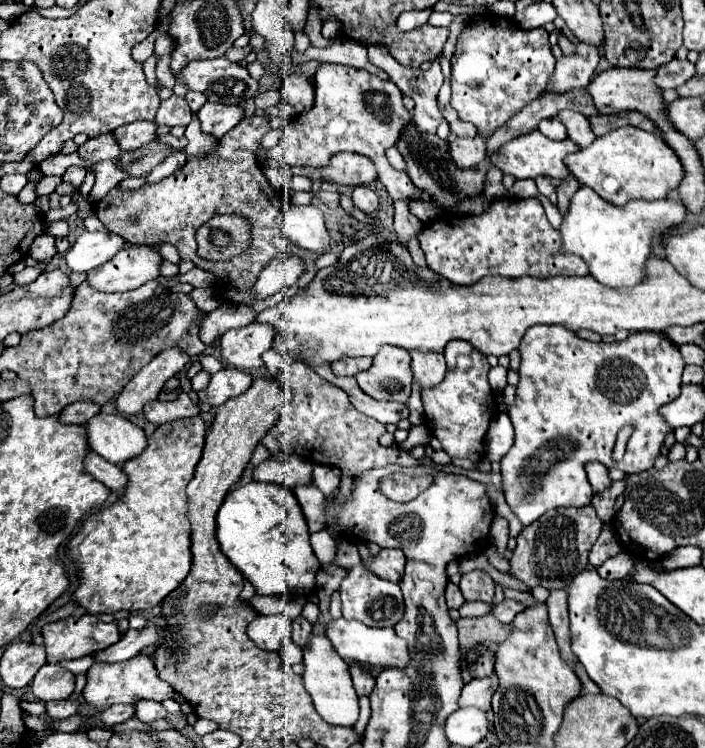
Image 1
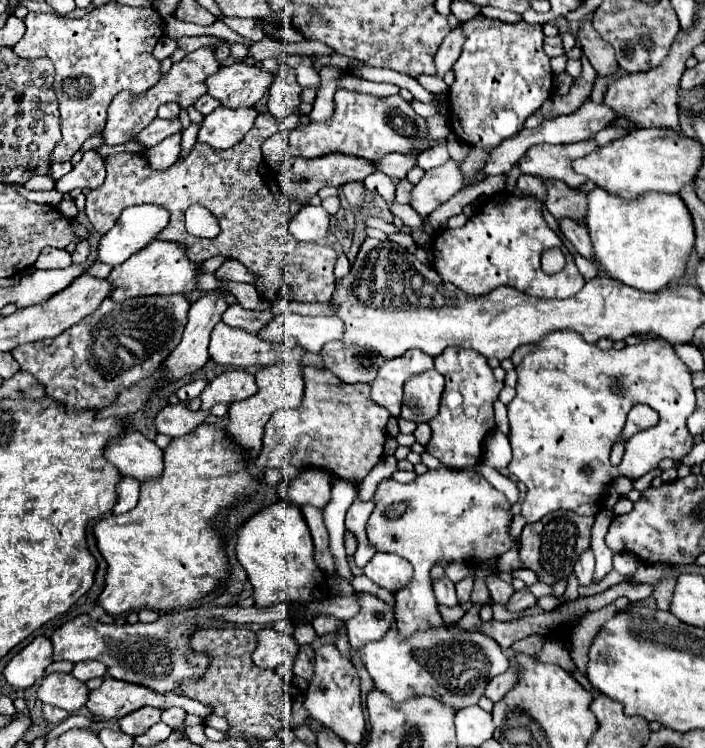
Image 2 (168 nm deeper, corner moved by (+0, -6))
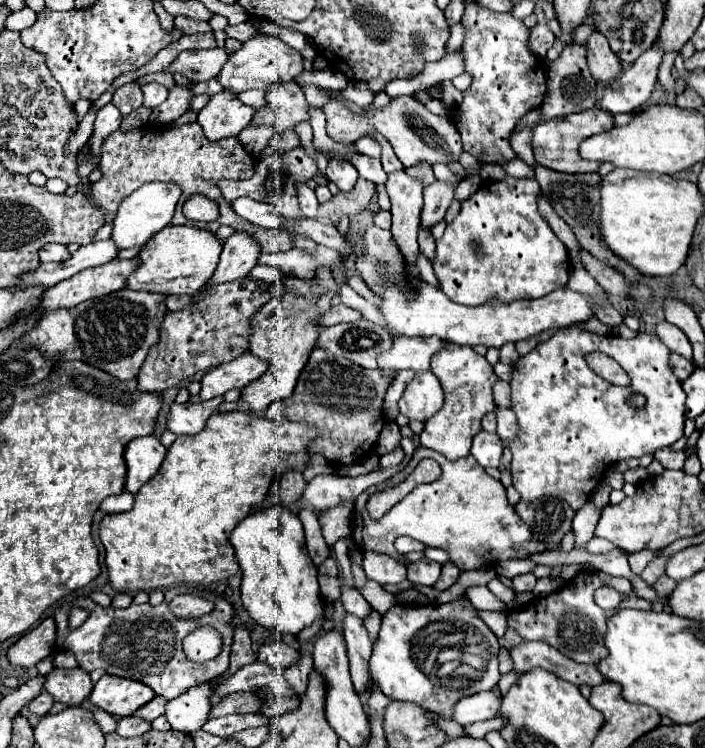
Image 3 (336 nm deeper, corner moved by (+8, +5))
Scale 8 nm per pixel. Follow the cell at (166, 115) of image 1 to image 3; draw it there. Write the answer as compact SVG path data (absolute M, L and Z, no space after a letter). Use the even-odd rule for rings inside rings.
M149 83L149 85L143 85L143 95L145 95L145 107L157 107L161 105L165 99L167 99L167 89L159 83Z

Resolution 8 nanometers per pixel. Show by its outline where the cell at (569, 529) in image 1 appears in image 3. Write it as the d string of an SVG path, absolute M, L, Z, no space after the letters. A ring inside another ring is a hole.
M543 497L535 501L519 501L515 505L517 515L531 527L539 541L545 541L549 549L559 547L563 535L571 529L575 511L557 497Z

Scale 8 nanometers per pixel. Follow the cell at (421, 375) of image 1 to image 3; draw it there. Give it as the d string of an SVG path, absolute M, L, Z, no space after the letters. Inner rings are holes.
M431 371L415 373L413 381L409 381L399 407L401 413L409 419L427 421L431 419L443 405L443 389Z

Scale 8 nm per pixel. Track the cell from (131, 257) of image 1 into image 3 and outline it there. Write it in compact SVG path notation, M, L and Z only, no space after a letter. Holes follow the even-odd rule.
M169 225L163 231L159 231L139 253L141 265L129 277L127 287L163 295L195 295L215 273L221 249L221 239L211 231L203 231L189 225Z

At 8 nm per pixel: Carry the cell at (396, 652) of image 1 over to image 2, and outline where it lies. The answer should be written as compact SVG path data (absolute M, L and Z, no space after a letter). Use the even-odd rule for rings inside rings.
M455 626L415 632L413 638L401 638L397 628L391 628L381 640L367 642L357 652L377 682L377 690L387 692L395 702L425 694L451 704L455 710L477 704L487 680L509 668L509 660L495 640L479 632L459 632Z

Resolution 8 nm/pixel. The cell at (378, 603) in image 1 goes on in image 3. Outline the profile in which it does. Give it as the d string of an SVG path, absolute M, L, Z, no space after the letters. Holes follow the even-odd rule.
M345 613L343 635L347 641L347 657L353 687L357 693L365 693L369 689L369 657L373 645L367 637L363 621L353 613Z

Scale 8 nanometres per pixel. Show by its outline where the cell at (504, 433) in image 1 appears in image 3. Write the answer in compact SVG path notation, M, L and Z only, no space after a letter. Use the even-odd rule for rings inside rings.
M481 431L479 435L475 435L473 439L473 447L471 447L471 455L479 461L479 465L487 467L499 467L501 457L503 457L503 441L499 439L499 435L495 433L487 433Z

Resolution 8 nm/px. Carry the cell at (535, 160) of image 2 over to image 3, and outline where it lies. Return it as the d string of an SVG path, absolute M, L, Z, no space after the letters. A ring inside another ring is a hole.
M591 107L587 111L581 113L571 113L563 119L553 119L547 123L539 123L533 131L533 153L535 153L535 161L543 167L549 167L553 171L561 171L561 173L587 173L587 171L597 171L599 169L599 161L587 161L583 157L579 157L579 145L581 141L585 141L589 135L595 133L603 133L607 129L613 127L613 113L603 113L603 109L599 107Z

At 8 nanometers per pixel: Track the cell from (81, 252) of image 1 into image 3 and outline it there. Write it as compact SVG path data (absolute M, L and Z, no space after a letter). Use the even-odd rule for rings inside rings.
M145 183L143 187L139 187L135 193L131 193L129 197L123 199L117 217L113 221L113 241L121 247L121 249L129 249L135 245L145 245L155 233L159 233L163 227L167 227L173 219L177 201L181 197L179 185L173 183Z

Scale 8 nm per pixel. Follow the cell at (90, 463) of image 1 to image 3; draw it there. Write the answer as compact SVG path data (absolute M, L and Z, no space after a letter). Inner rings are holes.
M123 491L121 495L107 497L107 499L101 503L101 511L103 511L105 515L109 515L109 513L121 513L121 511L133 509L133 503L135 503L133 495L127 493L127 491Z

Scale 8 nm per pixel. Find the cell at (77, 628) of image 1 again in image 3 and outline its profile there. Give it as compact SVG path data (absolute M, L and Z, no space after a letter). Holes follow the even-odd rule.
M177 585L177 587L171 587L165 591L165 601L159 605L143 603L143 605L131 605L127 609L115 609L111 605L101 607L101 605L93 603L89 597L79 597L71 603L59 605L55 609L53 617L57 623L57 647L71 651L75 655L75 659L79 661L81 669L85 669L85 671L105 669L109 675L119 675L119 677L141 681L141 683L149 685L155 691L155 695L161 695L165 699L175 699L181 693L185 693L189 687L193 687L201 681L215 679L229 669L229 655L231 655L231 643L233 643L233 631L235 631L235 623L233 623L235 611L227 599L213 595L213 591L205 591L203 587ZM179 593L195 593L195 595L207 597L215 603L215 611L209 615L197 617L197 619L175 617L169 611L169 603ZM73 605L89 609L91 617L79 629L71 631L67 625L67 613ZM203 625L211 625L223 635L223 651L211 661L193 663L185 657L181 641L193 629L203 627Z

